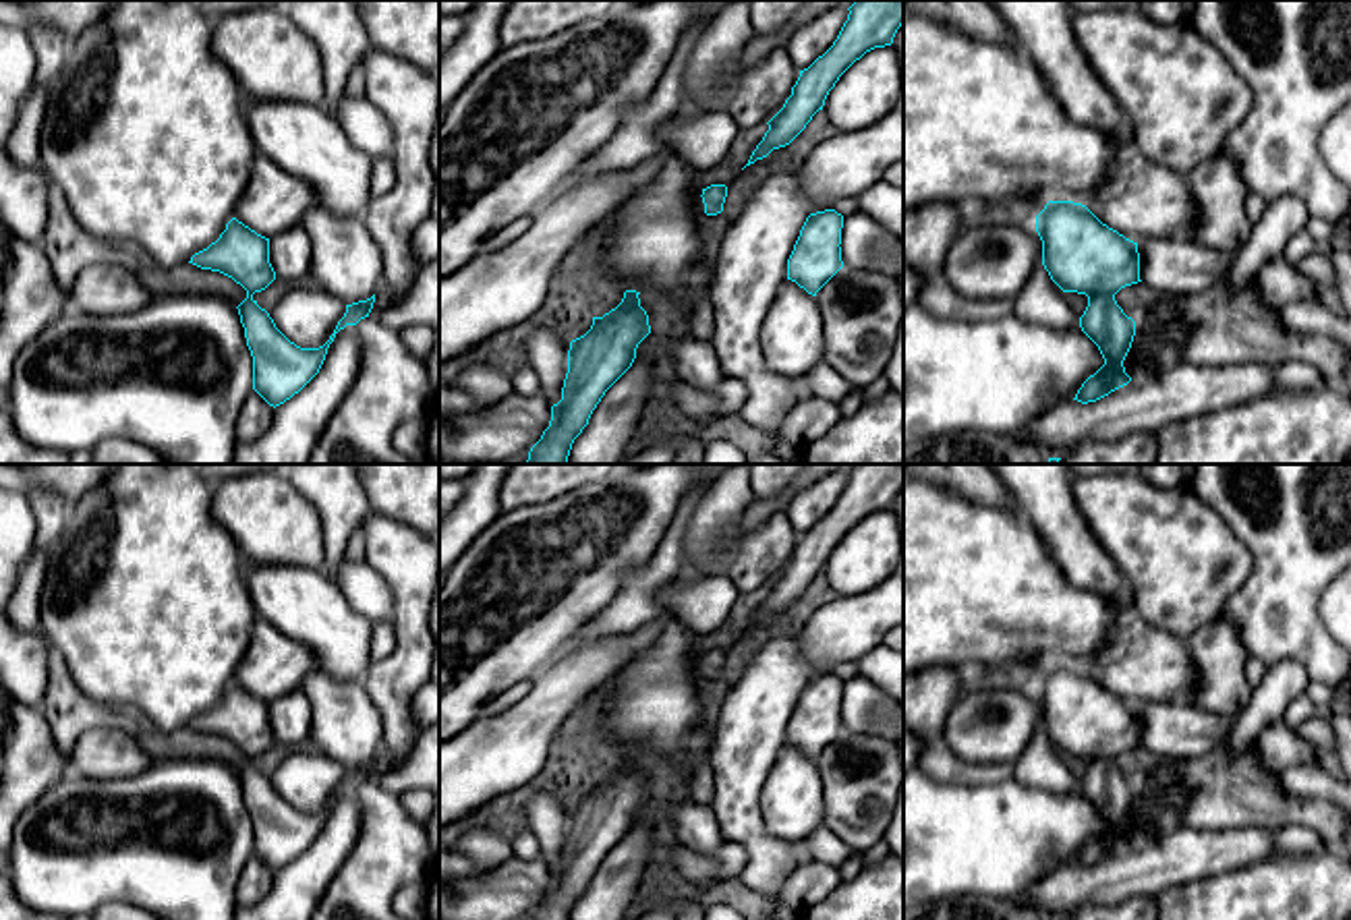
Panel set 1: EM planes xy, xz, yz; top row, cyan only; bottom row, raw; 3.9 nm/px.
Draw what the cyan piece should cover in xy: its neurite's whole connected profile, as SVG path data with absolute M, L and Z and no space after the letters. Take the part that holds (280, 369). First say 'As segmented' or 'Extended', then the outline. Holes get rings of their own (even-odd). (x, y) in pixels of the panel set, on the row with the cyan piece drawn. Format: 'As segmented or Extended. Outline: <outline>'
Extended. Outline: M50 180L48 199L50 215L39 245L62 290L70 288L85 267L114 263L131 269L155 296L201 292L228 298L238 309L253 356L253 390L274 408L298 394L319 373L336 334L369 317L375 303L373 294L346 305L344 317L323 346L300 348L276 327L269 313L253 298L276 280L269 263L269 238L236 218L226 224L215 242L195 253L189 263L164 269L135 242L89 234L73 218L62 191Z

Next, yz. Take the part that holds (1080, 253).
As segmented. Outline: M1048 201L1036 215L1036 232L1051 280L1063 292L1088 296L1080 327L1098 346L1104 365L1082 383L1073 400L1096 402L1131 381L1123 361L1136 336L1136 321L1123 313L1115 294L1142 282L1138 242L1073 201Z

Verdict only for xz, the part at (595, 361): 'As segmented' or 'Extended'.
As segmented

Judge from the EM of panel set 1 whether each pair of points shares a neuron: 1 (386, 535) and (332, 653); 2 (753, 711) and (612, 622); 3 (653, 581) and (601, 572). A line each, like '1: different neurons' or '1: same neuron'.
1: different neurons
2: different neurons
3: different neurons

